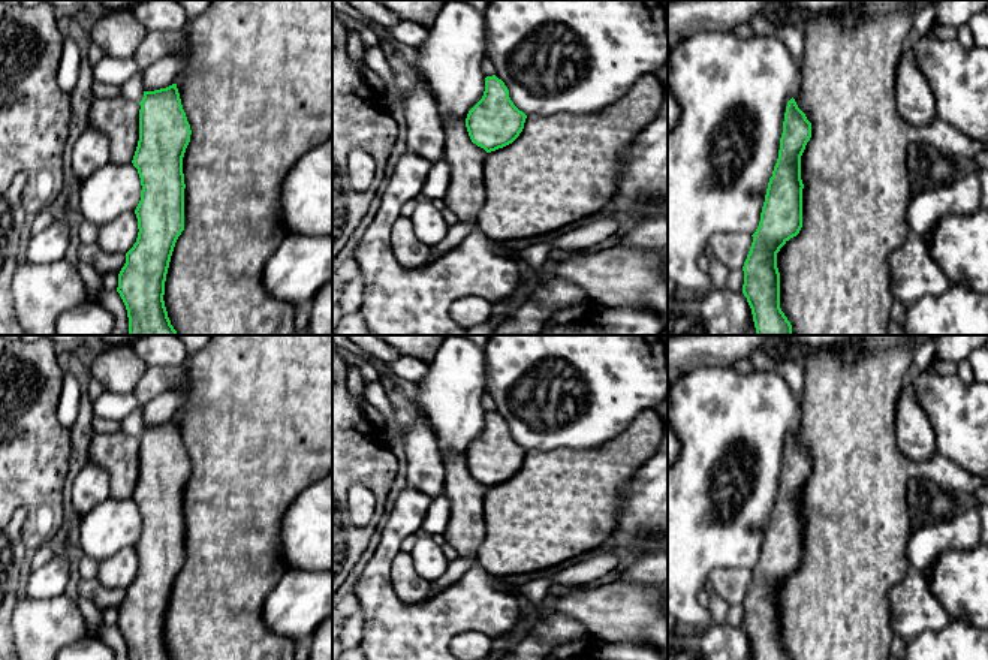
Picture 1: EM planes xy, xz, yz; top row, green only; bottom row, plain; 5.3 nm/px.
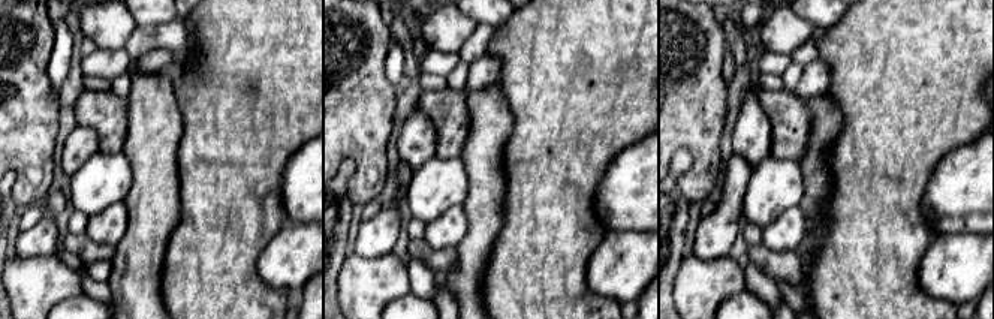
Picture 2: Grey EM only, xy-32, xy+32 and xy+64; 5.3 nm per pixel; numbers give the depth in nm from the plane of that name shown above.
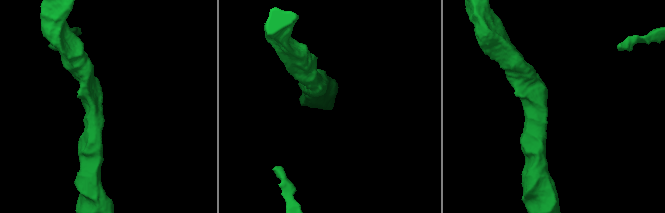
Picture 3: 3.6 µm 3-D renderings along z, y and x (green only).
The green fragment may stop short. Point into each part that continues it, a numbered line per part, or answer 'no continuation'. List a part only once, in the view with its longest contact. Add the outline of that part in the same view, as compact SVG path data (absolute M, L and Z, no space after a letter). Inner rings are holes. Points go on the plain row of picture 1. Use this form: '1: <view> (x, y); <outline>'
1: xy (256, 418); M211 335L210 341L205 344L204 349L201 349L195 355L189 355L184 367L187 368L187 376L190 382L186 388L174 389L181 395L183 401L175 419L180 428L183 444L190 459L192 470L183 492L183 509L186 519L184 566L175 578L165 617L163 636L168 647L168 653L171 656L171 660L295 660L296 642L284 636L278 636L266 627L266 624L263 623L263 603L268 594L275 588L277 582L289 570L280 551L280 527L283 524L283 518L287 507L305 488L332 473L332 335Z

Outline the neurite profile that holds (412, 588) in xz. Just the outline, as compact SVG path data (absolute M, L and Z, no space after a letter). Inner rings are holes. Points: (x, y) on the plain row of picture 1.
M400 552L392 561L392 587L407 605L421 603L430 593L430 582L416 573L409 552Z

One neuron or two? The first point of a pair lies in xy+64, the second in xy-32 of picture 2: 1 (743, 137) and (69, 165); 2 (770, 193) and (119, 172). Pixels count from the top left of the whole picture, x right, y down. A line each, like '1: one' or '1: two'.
1: one
2: one

